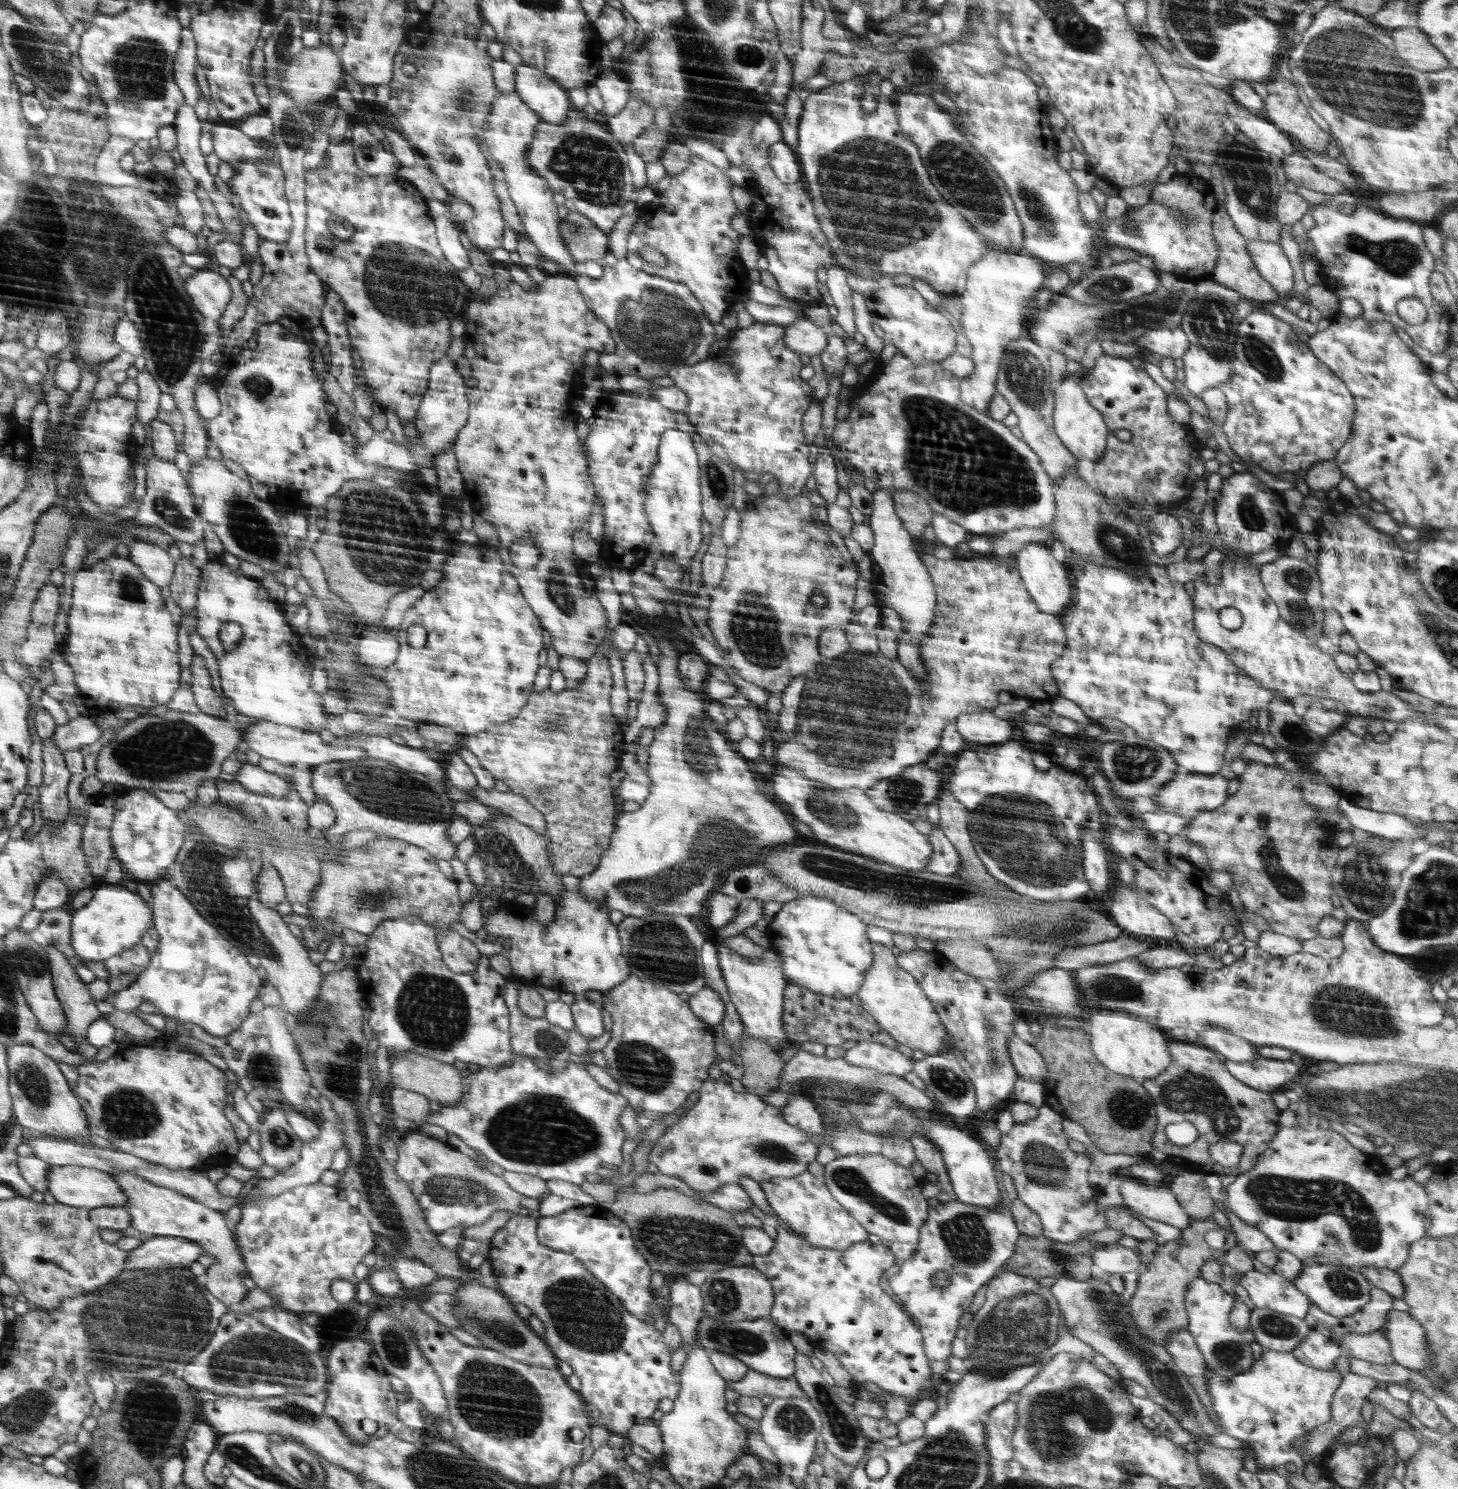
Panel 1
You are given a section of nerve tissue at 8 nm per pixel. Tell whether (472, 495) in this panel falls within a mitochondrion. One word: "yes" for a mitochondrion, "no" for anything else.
no

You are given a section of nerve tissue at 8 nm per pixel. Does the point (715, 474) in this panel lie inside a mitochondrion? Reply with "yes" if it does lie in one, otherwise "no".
yes

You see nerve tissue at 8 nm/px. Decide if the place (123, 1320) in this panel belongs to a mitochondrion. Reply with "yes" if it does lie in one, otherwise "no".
yes

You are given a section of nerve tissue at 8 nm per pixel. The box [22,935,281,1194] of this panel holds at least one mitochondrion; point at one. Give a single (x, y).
(127, 1114)

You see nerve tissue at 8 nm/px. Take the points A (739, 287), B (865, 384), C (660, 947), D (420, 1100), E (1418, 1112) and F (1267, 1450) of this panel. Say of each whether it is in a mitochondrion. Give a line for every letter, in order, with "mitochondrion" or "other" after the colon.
A: other
B: other
C: mitochondrion
D: other
E: mitochondrion
F: other

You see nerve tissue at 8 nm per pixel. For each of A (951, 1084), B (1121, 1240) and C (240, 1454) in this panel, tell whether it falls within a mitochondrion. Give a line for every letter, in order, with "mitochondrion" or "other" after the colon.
A: mitochondrion
B: other
C: mitochondrion

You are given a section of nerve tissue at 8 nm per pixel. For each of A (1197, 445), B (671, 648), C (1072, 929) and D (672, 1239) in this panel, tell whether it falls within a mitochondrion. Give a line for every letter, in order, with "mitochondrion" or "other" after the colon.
A: other
B: other
C: mitochondrion
D: mitochondrion

